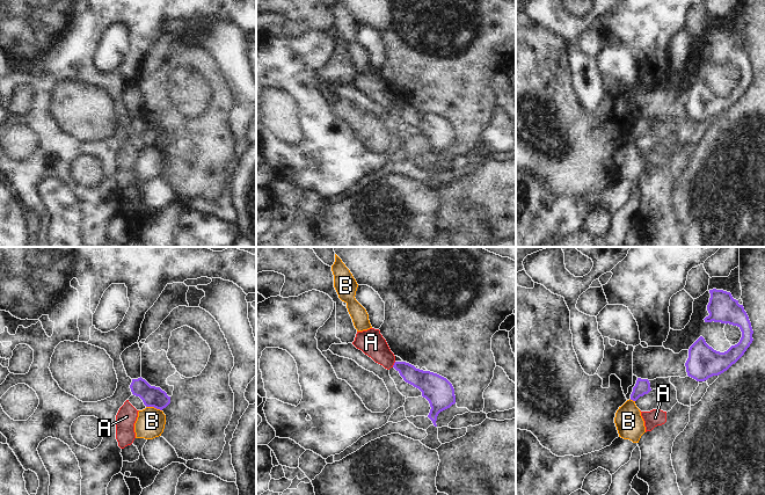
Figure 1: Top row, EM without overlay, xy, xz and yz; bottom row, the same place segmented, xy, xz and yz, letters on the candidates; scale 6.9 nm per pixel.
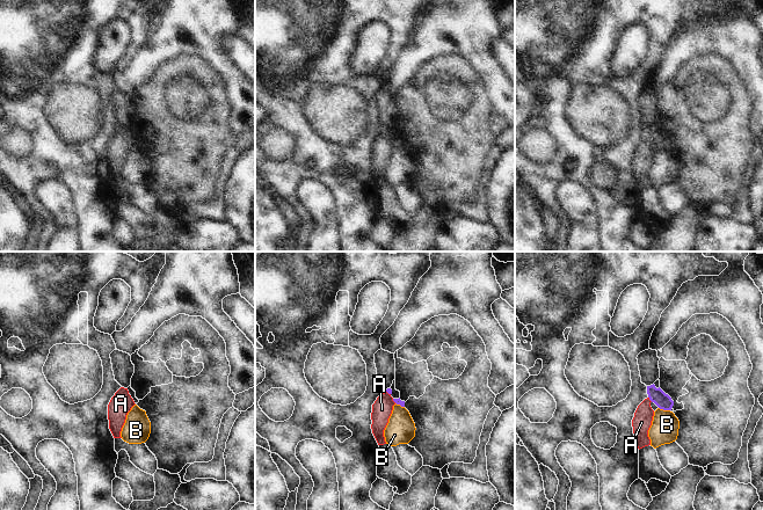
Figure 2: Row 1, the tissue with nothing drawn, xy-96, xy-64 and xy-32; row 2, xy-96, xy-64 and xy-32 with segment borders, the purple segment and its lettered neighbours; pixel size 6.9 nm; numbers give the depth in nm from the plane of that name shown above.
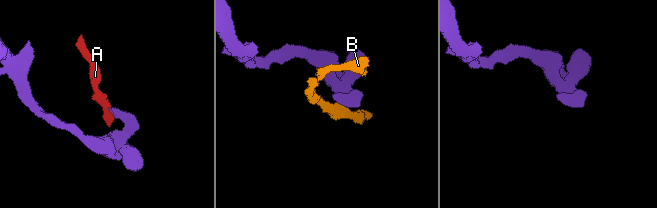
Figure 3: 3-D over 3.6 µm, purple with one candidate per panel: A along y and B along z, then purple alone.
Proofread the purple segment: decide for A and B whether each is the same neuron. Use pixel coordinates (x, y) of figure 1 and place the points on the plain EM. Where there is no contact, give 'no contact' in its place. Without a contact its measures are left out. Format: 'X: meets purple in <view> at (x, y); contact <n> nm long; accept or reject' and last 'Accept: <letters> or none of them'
A: meets purple in xz at (394, 104); contact 50 nm long; reject
B: meets purple in xy at (154, 147); contact 120 nm long; reject
Accept: none of them

